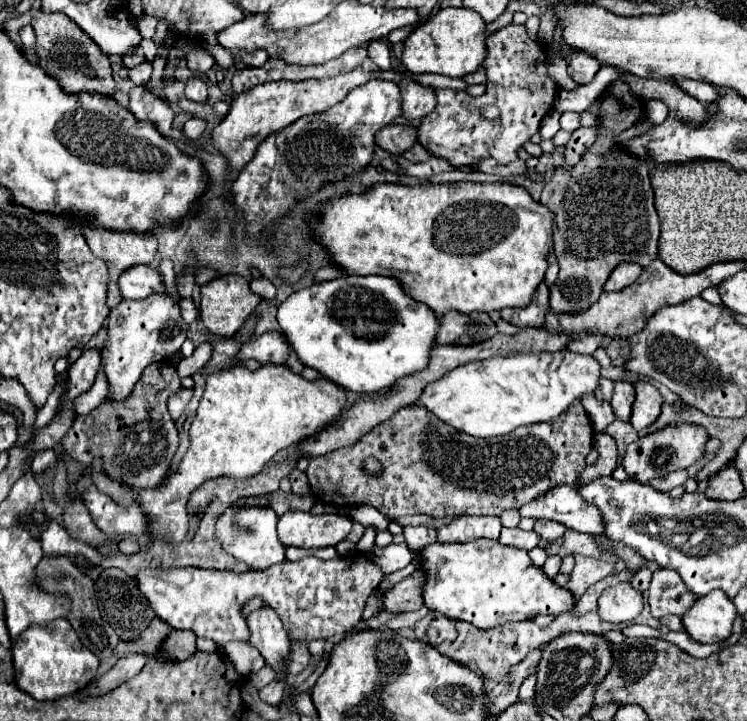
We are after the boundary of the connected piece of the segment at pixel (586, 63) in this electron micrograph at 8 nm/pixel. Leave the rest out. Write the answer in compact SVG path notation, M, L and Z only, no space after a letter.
M577 51L573 55L571 63L569 63L569 75L573 77L573 81L585 85L585 83L589 83L595 77L599 67L601 67L601 63L599 63L597 57L587 55L585 51Z

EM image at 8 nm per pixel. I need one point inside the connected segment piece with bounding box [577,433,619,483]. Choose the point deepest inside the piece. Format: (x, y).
(605, 444)

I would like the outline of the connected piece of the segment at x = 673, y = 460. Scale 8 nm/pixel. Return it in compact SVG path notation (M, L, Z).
M669 423L667 427L649 433L635 441L633 445L627 447L625 457L623 457L623 469L625 473L639 481L639 483L649 483L651 479L665 477L669 471L679 471L679 469L689 469L695 461L699 461L705 455L705 443L709 441L709 435L705 435L703 427L697 427L693 423Z

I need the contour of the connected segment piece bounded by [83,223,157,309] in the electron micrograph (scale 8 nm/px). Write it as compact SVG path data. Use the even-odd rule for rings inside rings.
M85 223L83 225L83 235L87 239L87 245L89 249L93 251L93 255L97 255L99 259L105 261L107 269L109 269L109 285L107 285L107 303L109 307L113 309L115 305L121 303L121 293L119 293L119 287L117 287L117 279L119 279L119 273L125 271L127 267L133 267L133 265L139 265L139 263L145 263L145 265L151 265L153 259L155 259L155 253L157 253L157 239L153 233L115 233L111 229L103 229L99 225L93 225L93 223Z

